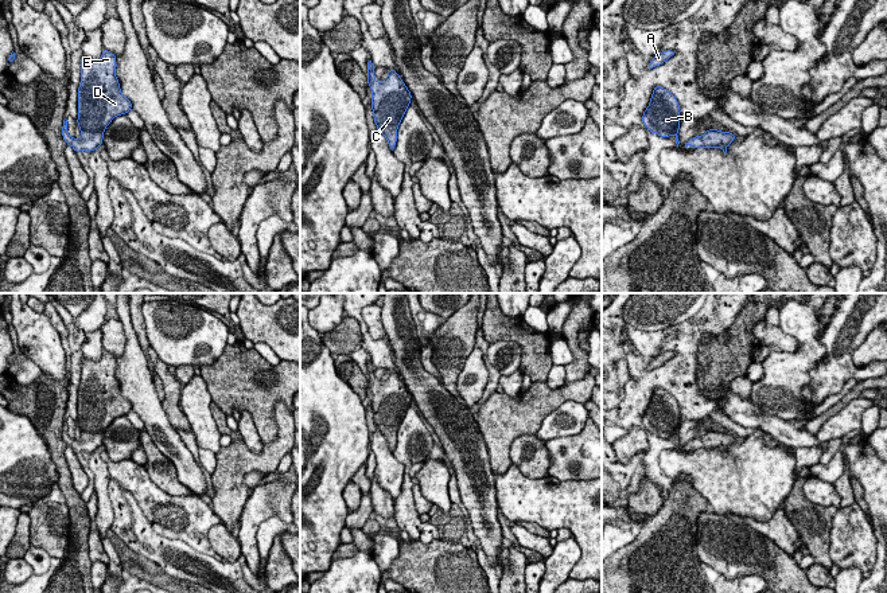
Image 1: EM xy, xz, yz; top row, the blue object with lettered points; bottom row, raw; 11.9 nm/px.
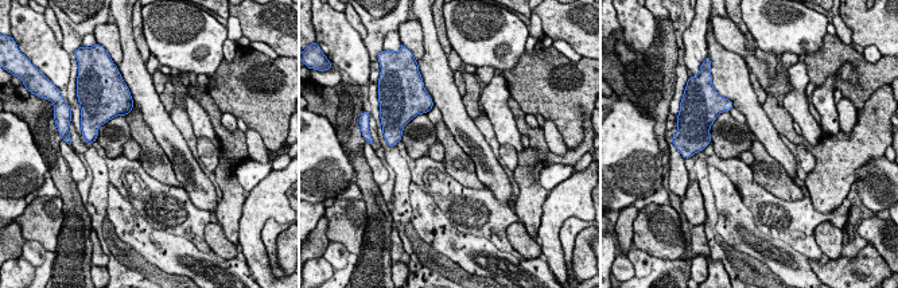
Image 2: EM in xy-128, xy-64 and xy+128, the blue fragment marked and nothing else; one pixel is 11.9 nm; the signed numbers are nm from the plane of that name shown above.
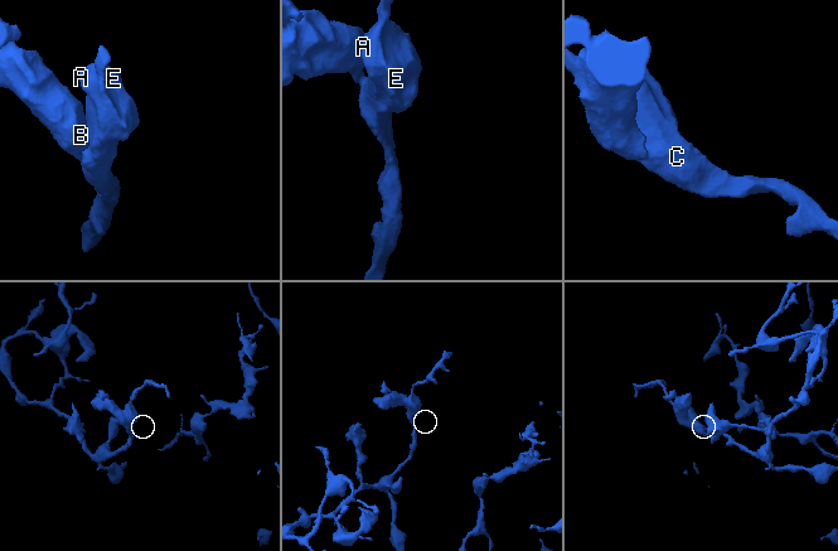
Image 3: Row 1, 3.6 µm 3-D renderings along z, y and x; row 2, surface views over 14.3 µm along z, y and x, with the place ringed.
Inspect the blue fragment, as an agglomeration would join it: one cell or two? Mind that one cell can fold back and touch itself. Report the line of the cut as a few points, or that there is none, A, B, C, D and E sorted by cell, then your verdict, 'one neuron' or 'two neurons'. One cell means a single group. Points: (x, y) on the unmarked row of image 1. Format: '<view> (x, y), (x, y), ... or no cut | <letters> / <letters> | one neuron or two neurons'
no cut | A B C D E | one neuron

